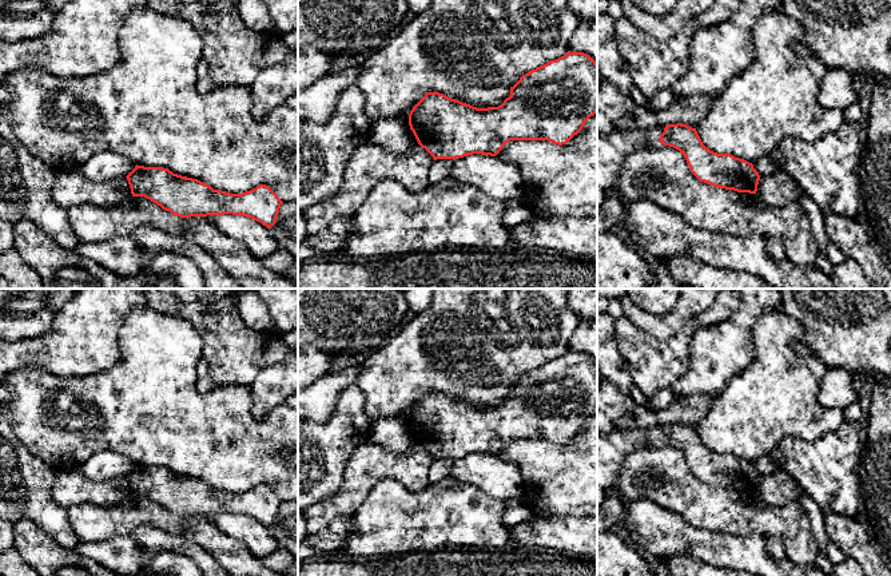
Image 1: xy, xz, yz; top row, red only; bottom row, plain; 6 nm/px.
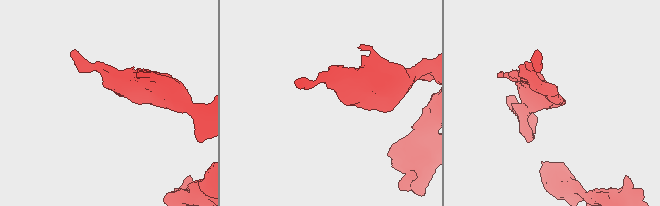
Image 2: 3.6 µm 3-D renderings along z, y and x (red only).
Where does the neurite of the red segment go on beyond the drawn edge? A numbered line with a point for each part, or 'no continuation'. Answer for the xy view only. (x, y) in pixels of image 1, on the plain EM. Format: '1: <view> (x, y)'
no continuation

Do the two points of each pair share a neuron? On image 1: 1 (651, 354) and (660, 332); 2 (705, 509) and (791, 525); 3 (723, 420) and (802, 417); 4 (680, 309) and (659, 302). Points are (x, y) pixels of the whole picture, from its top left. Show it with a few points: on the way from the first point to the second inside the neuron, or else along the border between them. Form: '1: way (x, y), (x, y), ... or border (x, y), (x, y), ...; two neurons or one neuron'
1: border (631, 321), (660, 340), (672, 337), (685, 324); two neurons
2: way (727, 512), (770, 520); one neuron
3: way (743, 420), (750, 417), (782, 417); one neuron
4: border (676, 302), (660, 314), (651, 314), (640, 306); two neurons

